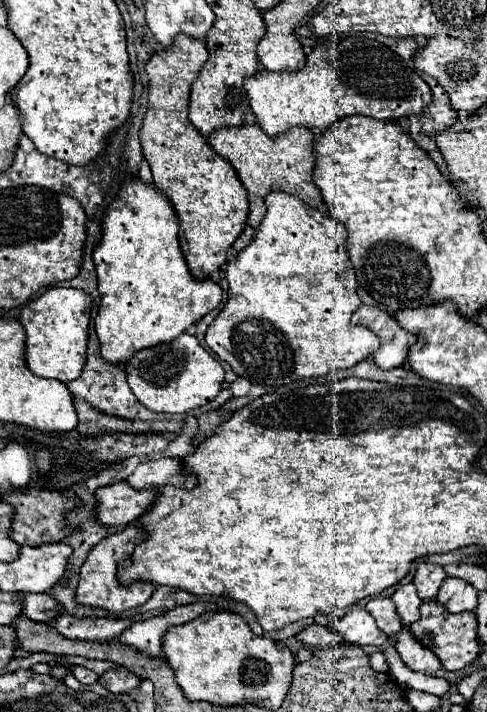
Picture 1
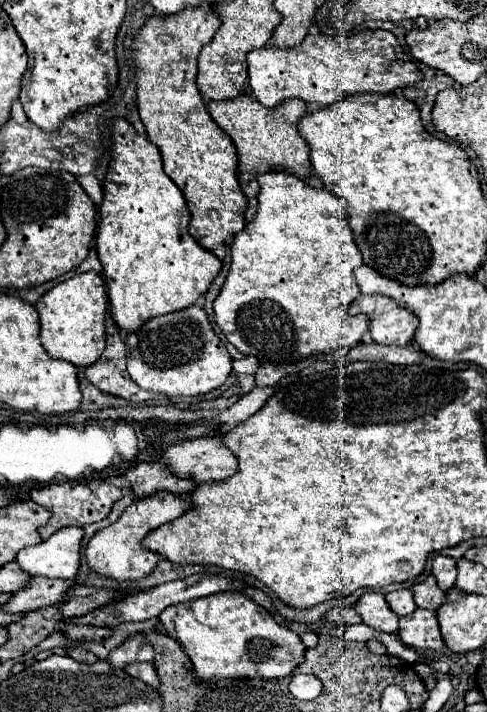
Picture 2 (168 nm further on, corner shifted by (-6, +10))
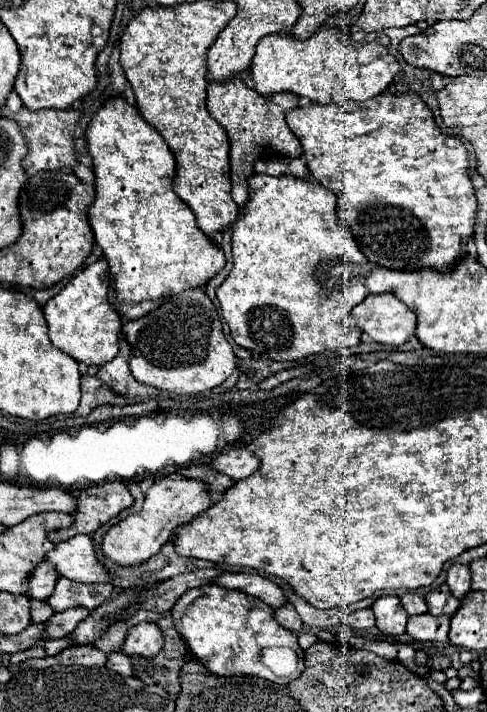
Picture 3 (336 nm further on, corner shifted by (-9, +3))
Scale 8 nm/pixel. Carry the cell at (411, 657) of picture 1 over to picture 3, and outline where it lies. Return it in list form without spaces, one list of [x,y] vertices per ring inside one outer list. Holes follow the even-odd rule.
[[[421,614],[411,616],[407,622],[407,632],[419,642],[447,642],[451,616],[433,616]]]

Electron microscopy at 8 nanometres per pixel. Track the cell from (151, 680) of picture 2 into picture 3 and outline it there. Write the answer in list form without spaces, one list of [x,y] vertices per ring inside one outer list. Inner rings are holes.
[[[111,652],[111,654],[107,656],[105,666],[107,666],[109,670],[121,674],[121,676],[133,676],[133,672],[131,672],[131,662],[129,662],[129,658],[127,658],[123,652]]]

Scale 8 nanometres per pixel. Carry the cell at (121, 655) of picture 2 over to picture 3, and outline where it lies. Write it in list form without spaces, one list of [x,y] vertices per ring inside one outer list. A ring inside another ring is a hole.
[[[141,622],[129,630],[127,640],[123,644],[123,652],[129,656],[139,654],[151,658],[163,648],[163,640],[163,632],[155,622]]]

